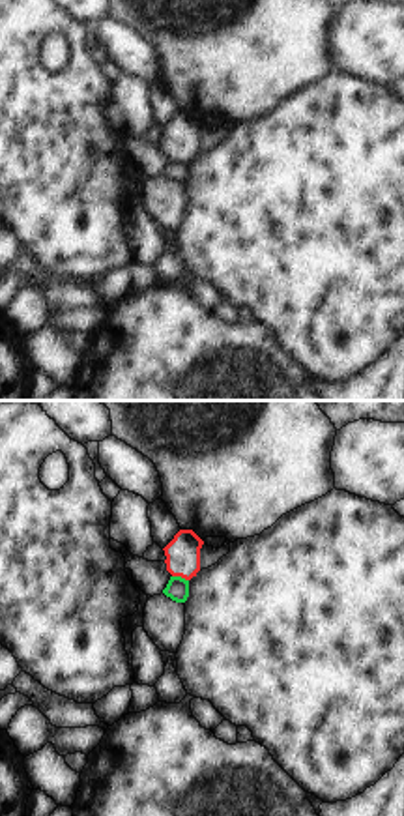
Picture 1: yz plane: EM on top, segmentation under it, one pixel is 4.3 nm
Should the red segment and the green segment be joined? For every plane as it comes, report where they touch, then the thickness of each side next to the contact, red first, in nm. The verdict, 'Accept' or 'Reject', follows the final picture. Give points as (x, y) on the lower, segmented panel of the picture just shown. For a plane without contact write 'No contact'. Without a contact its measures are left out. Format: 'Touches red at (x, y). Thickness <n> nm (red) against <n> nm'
Touches red at (180, 575). Thickness 150 nm (red) against 100 nm.

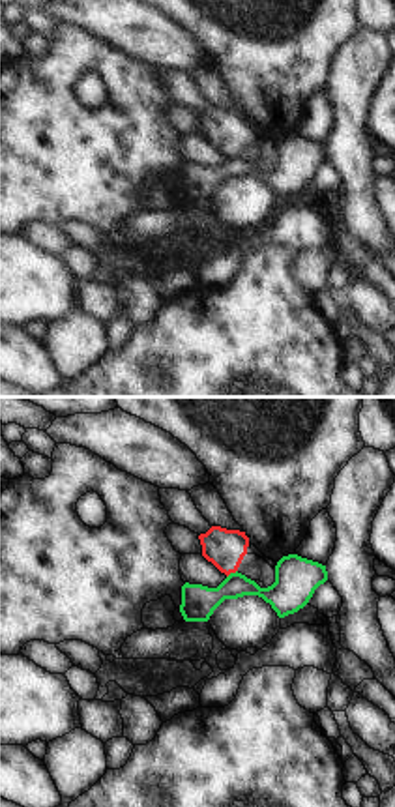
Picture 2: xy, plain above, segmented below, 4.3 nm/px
Touches red at (231, 572). Thickness 170 nm (red) against 150 nm.

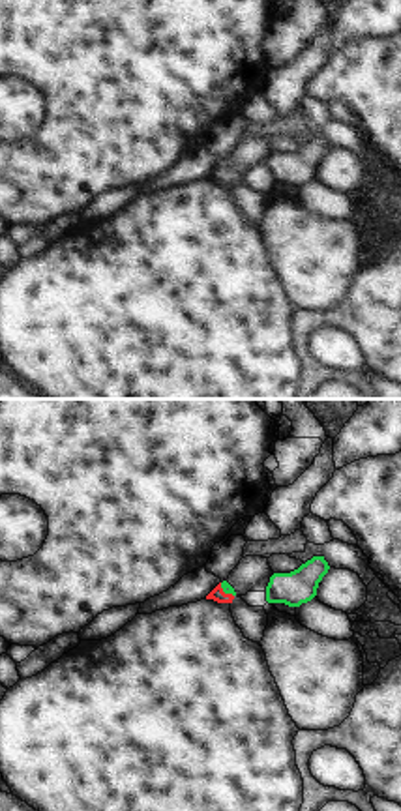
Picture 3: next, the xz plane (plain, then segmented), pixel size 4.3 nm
Touches red at (223, 592). Thickness 60 nm (red) against 50 nm.

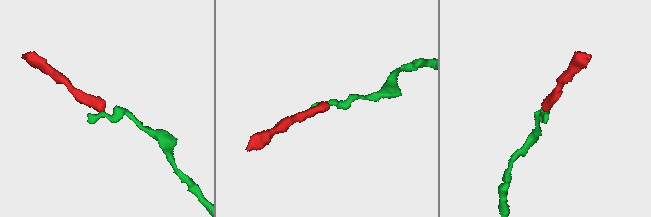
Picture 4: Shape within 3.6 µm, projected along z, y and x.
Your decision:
Reject.

